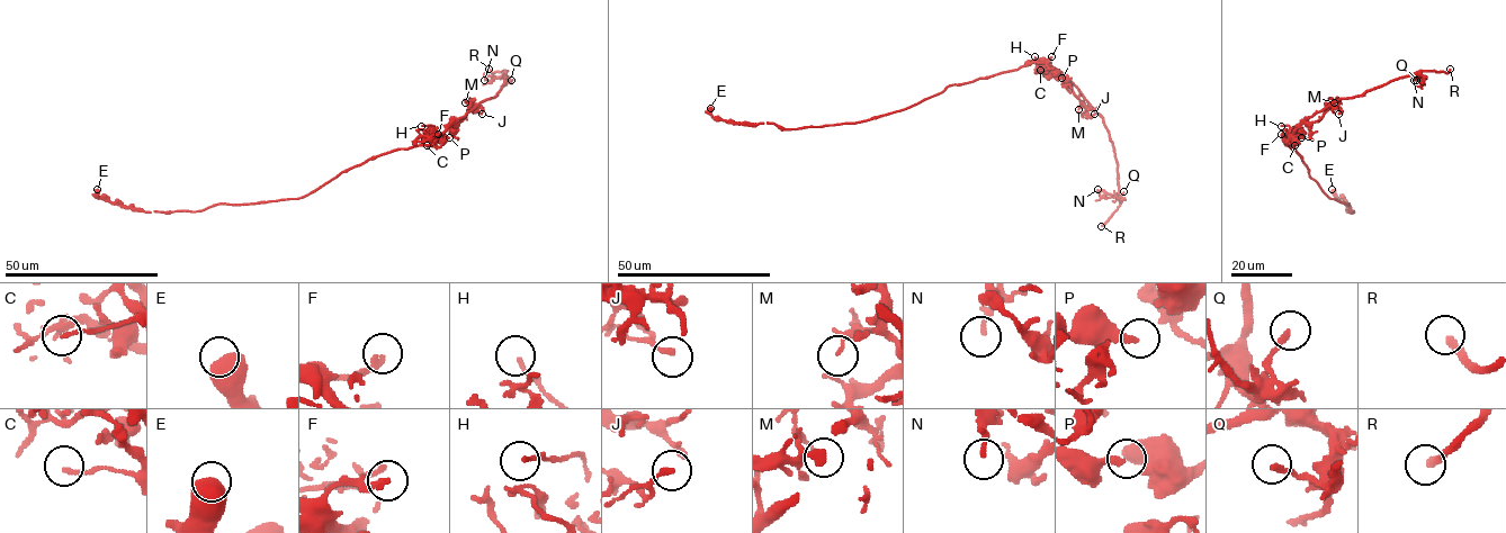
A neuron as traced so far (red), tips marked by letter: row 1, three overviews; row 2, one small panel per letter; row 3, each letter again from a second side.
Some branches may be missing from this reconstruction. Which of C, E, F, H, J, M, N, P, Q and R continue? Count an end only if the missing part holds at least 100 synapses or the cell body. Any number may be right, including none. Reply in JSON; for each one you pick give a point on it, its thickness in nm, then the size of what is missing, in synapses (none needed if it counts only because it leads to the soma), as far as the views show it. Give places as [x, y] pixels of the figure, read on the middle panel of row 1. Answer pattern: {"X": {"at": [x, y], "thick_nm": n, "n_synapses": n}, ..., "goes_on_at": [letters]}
{"R": {"at": [1101, 226], "thick_nm": 300}, "goes_on_at": ["R"]}

